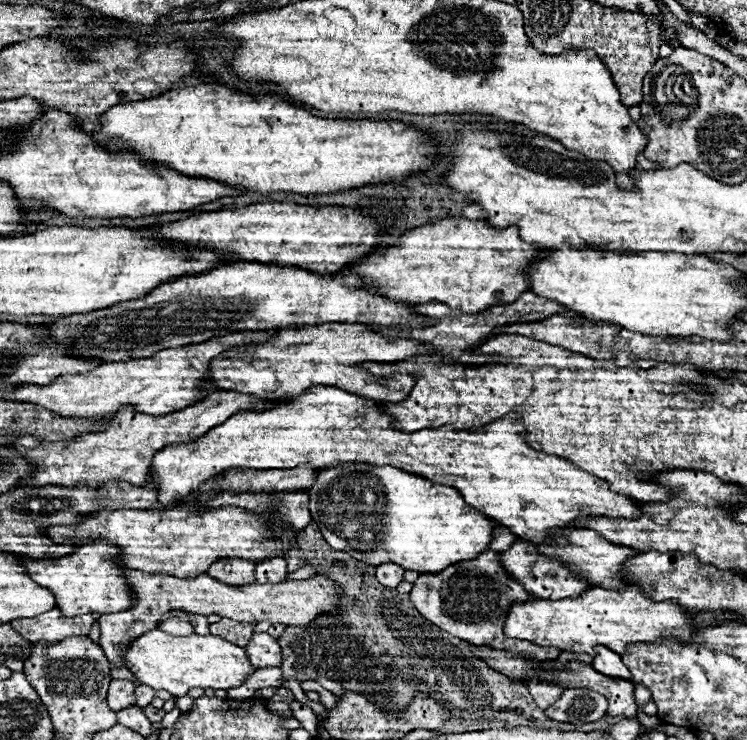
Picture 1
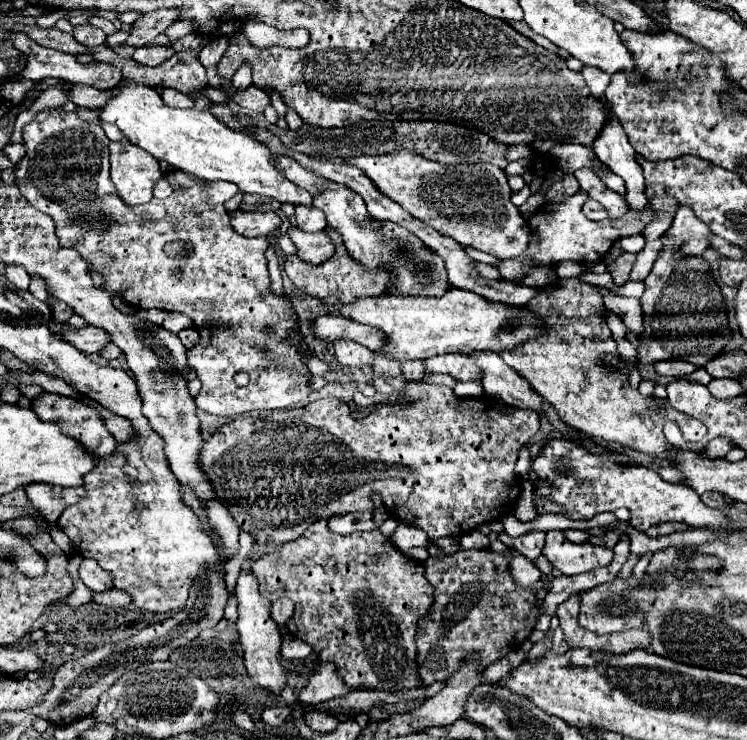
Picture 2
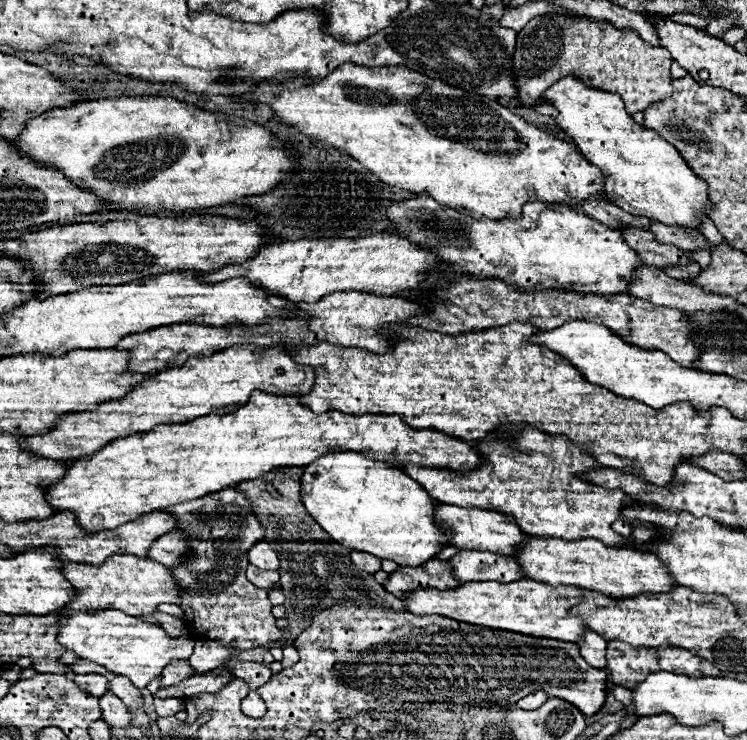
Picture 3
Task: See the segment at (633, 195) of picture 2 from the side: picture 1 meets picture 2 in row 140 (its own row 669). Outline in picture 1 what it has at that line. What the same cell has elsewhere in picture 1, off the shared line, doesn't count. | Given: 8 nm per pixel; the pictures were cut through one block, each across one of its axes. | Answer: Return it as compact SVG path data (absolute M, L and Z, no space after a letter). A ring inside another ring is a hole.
M596 648L596 656L594 656L594 670L608 676L608 678L622 678L622 680L632 680L630 670L622 664L622 658L614 652L610 652L610 648Z

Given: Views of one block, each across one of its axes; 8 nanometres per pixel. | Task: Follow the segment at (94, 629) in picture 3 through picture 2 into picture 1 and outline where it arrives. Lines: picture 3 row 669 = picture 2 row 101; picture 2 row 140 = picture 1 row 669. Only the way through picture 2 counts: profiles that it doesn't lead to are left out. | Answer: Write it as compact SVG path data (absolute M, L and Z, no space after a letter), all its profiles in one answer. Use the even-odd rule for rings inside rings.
M152 630L138 638L126 650L126 666L146 686L154 690L168 690L176 698L188 696L192 688L202 690L230 690L248 680L256 668L250 664L246 650L226 642L218 636L172 636L160 630Z

